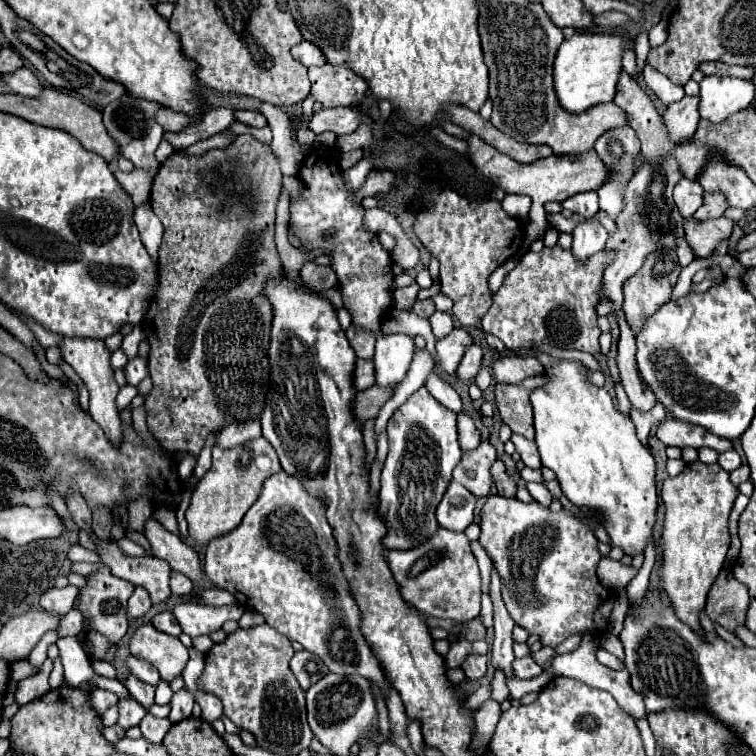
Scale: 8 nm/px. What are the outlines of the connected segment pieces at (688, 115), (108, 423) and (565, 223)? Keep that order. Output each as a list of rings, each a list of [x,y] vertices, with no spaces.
[[[685,96],[683,100],[671,104],[663,114],[663,122],[669,130],[673,142],[681,142],[681,138],[693,136],[699,122],[699,96]]]
[[[63,338],[61,342],[61,352],[65,362],[79,374],[79,378],[85,382],[89,390],[89,414],[91,418],[103,428],[103,432],[109,436],[111,444],[115,448],[121,446],[123,442],[123,424],[119,418],[119,410],[115,404],[115,396],[119,392],[119,386],[113,378],[113,370],[109,366],[109,356],[111,352],[105,348],[101,340],[85,340],[85,338]]]
[[[549,214],[549,220],[559,232],[571,232],[577,224],[583,222],[582,217],[578,214],[573,214],[571,218],[563,218],[561,214]]]

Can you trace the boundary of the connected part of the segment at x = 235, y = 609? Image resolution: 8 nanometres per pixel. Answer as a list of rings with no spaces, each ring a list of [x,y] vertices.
[[[177,604],[173,614],[183,628],[185,634],[191,638],[201,636],[201,634],[211,634],[213,630],[219,630],[225,620],[239,621],[244,613],[244,608],[238,604],[219,606],[203,606],[203,604]]]

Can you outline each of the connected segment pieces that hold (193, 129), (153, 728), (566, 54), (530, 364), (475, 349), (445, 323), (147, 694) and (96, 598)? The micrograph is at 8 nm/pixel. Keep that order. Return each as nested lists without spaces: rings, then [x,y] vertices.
[[[211,108],[203,114],[201,124],[189,126],[187,130],[183,130],[179,134],[165,132],[163,138],[169,144],[173,144],[175,150],[181,150],[181,148],[187,148],[187,146],[195,144],[197,140],[203,140],[203,138],[209,138],[213,134],[219,134],[219,132],[227,130],[233,122],[237,122],[233,108]]]
[[[147,714],[147,716],[141,720],[139,728],[141,728],[141,734],[143,734],[143,738],[145,738],[147,742],[151,742],[151,744],[161,744],[163,738],[165,738],[165,734],[167,734],[169,728],[171,728],[171,722],[169,722],[169,718],[155,718],[153,714]]]
[[[575,34],[557,50],[553,64],[555,94],[561,104],[571,114],[581,114],[597,104],[611,102],[615,96],[617,78],[621,72],[621,54],[625,50],[625,38],[621,34]]]
[[[505,356],[505,358],[497,358],[491,364],[493,370],[493,378],[495,382],[503,382],[503,384],[517,384],[523,382],[525,378],[531,376],[541,376],[543,372],[543,364],[537,358],[523,358],[523,356]]]
[[[471,344],[471,346],[465,350],[465,356],[463,356],[463,360],[461,360],[461,364],[459,364],[457,372],[455,372],[457,380],[459,380],[459,382],[469,382],[469,380],[473,380],[475,374],[477,374],[477,370],[479,370],[481,358],[483,358],[481,346]]]
[[[435,312],[435,314],[429,318],[429,324],[431,324],[433,334],[435,334],[437,340],[445,338],[445,336],[453,330],[453,320],[451,320],[451,316],[445,314],[445,312]]]
[[[129,676],[127,682],[125,682],[125,686],[127,686],[127,690],[131,692],[131,696],[137,698],[137,702],[139,702],[145,710],[149,710],[149,708],[155,704],[155,700],[153,700],[153,696],[155,696],[155,686],[149,686],[149,684],[137,680],[135,676]]]
[[[101,568],[99,572],[89,576],[89,582],[85,588],[81,588],[81,602],[79,608],[85,616],[89,616],[91,626],[101,632],[103,636],[107,636],[113,644],[117,640],[121,640],[127,632],[127,600],[133,594],[135,586],[131,582],[125,582],[121,578],[115,578],[107,568]]]

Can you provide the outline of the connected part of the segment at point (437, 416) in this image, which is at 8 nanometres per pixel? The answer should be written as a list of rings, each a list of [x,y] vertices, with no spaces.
[[[425,386],[401,404],[389,424],[389,456],[381,470],[381,492],[379,492],[379,518],[387,526],[383,538],[385,550],[409,550],[427,542],[437,530],[435,508],[441,502],[449,482],[451,472],[461,460],[461,448],[457,442],[457,414],[441,406]]]

